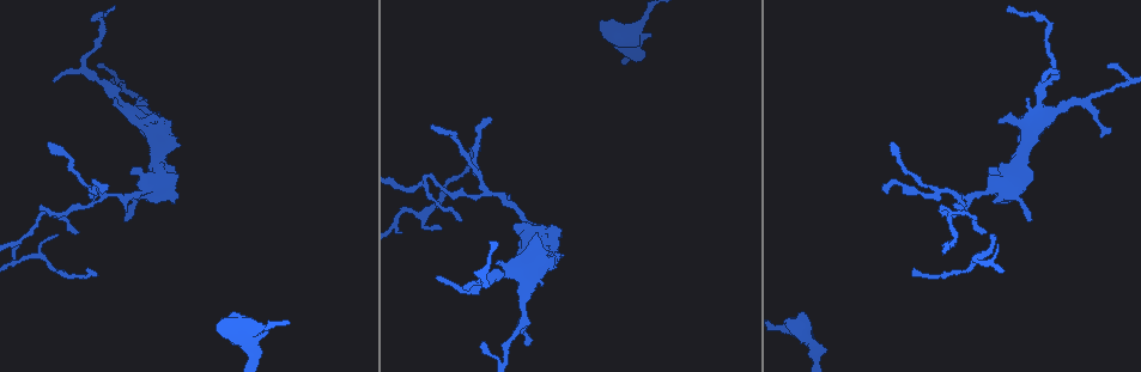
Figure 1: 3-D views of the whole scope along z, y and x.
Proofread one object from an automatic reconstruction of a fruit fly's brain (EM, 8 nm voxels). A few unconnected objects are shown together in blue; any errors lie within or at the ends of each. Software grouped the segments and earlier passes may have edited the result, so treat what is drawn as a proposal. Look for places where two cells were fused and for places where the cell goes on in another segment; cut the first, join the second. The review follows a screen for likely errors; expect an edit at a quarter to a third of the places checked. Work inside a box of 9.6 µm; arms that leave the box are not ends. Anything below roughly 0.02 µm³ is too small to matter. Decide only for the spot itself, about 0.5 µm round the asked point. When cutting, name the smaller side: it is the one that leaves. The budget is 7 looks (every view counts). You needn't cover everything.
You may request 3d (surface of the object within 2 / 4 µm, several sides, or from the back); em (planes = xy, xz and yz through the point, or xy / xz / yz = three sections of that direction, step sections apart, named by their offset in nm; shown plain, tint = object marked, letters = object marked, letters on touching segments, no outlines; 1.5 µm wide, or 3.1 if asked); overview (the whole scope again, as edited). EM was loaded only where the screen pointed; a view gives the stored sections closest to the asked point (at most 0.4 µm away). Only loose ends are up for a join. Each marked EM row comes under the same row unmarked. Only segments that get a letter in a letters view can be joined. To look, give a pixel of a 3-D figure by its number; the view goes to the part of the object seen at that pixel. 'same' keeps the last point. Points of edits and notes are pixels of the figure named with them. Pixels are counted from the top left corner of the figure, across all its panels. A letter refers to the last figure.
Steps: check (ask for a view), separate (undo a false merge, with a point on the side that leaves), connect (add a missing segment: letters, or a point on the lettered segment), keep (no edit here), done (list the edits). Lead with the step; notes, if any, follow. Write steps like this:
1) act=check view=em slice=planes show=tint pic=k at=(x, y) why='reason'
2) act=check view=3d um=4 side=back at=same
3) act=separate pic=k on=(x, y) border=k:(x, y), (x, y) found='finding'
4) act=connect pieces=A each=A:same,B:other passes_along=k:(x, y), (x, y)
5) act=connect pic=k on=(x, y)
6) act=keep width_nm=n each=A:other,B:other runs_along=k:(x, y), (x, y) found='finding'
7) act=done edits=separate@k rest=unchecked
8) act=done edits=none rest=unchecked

act=check view=em slice=planes show=tint pic=1 at=(107, 185) why='branch stops here'

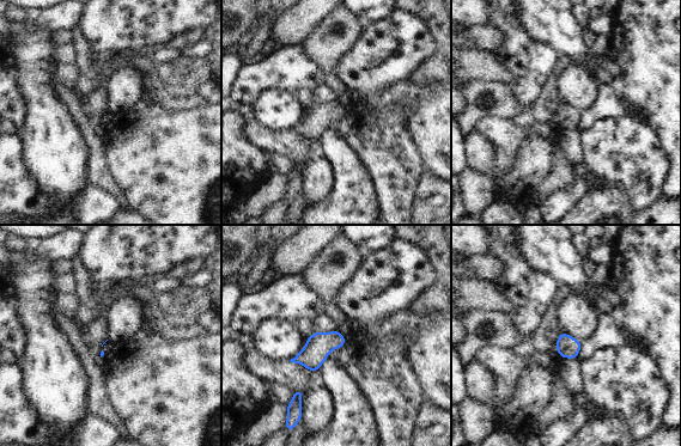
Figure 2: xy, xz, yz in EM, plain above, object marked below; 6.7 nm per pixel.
act=check view=em slice=planes show=letters at=same

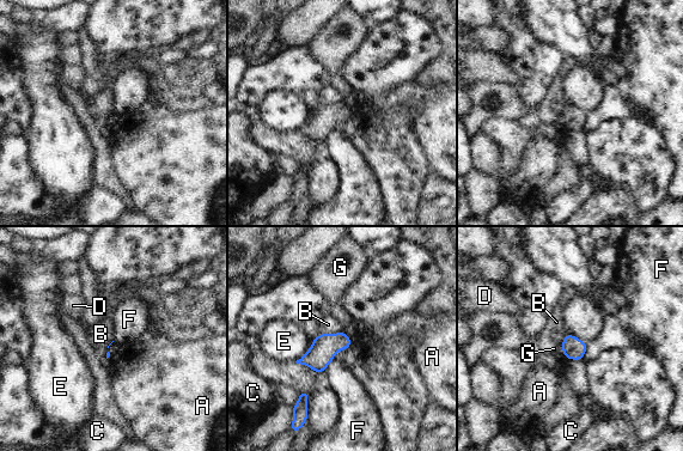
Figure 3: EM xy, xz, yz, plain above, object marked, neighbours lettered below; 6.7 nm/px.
act=keep each=A:other,B:other,C:other,D:other,E:other,F:other,G:other border=3:(589, 345), (581, 359) found='no lettered segment goes on from it'

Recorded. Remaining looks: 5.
act=check view=3d um=4 pic=1 at=(988, 170) why='free end'

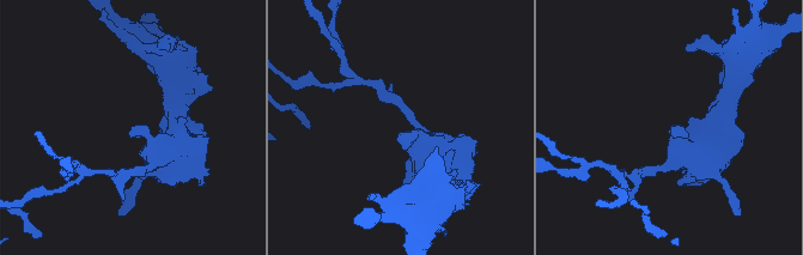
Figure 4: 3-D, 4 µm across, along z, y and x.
act=check view=em slice=planes show=tint pic=4 at=(671, 131) why='now the EM'

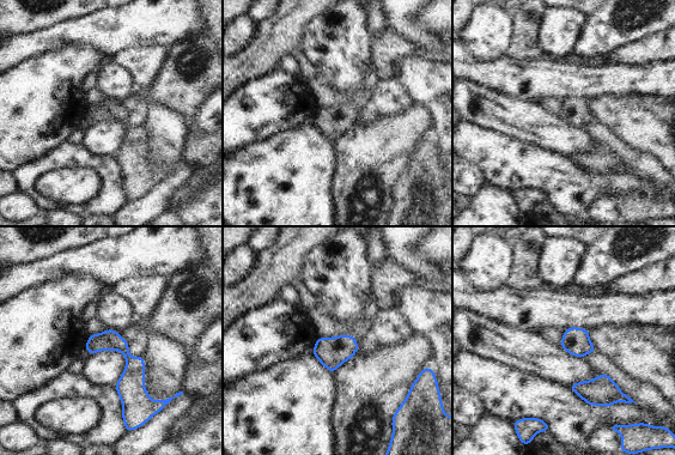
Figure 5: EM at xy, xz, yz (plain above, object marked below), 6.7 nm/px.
act=check view=em slice=planes show=letters at=same why='what lies round it'

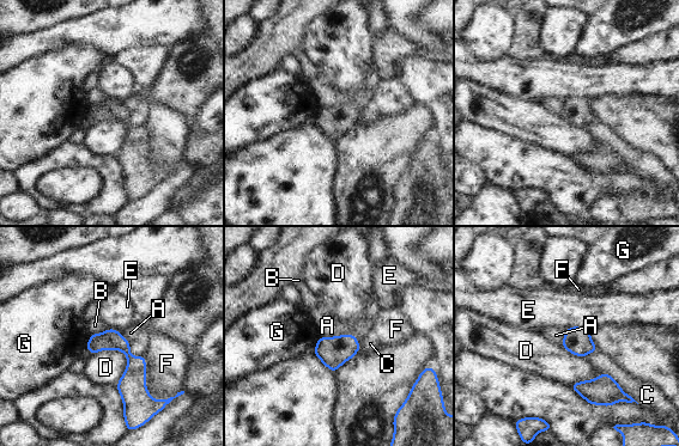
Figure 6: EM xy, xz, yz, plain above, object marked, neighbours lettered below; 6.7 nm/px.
act=keep each=A:other,B:other,C:other,D:other,E:other,F:other,G:other border=6:(320, 335), (352, 334), (359, 343) found='none of them fits'

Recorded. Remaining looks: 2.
act=done edits=none rest=unchecked

